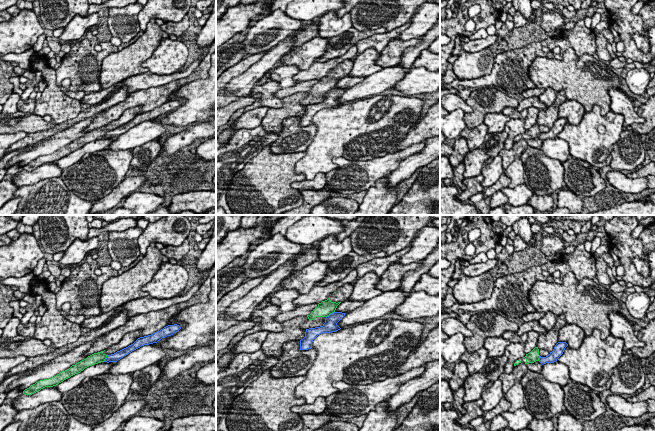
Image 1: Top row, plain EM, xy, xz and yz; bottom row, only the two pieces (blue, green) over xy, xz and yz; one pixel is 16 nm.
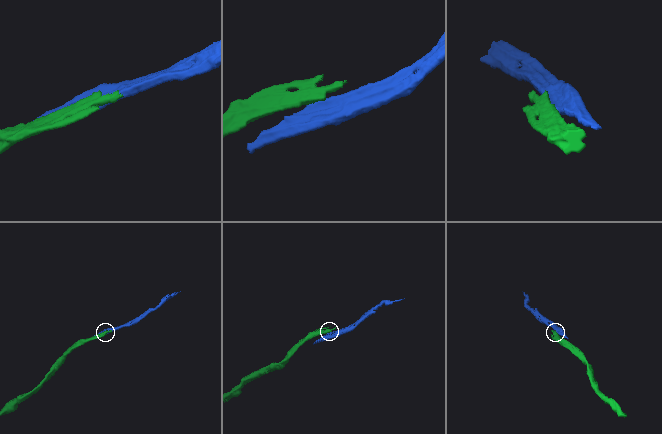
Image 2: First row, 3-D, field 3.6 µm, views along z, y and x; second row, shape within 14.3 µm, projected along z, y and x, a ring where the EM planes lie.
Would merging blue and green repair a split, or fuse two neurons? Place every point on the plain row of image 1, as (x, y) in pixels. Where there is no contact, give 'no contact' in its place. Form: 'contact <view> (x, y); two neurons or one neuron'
contact xz (330, 90); two neurons

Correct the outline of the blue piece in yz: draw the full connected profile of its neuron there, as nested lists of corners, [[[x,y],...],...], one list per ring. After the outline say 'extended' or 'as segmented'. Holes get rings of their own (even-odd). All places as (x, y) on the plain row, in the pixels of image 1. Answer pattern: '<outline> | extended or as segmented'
[[[558,118],[553,127],[550,128],[550,130],[546,133],[539,134],[539,138],[543,141],[546,139],[554,139],[557,137],[557,135],[563,130],[565,124],[568,122],[566,118]]] | as segmented

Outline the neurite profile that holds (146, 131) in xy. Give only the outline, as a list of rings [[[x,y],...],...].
[[[160,120],[144,121],[118,136],[108,149],[113,151],[132,150],[151,140],[158,139],[165,131],[166,128]]]

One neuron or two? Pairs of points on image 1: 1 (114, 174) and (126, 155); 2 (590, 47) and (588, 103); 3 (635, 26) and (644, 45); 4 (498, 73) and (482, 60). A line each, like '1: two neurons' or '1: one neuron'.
1: one neuron
2: two neurons
3: two neurons
4: two neurons

